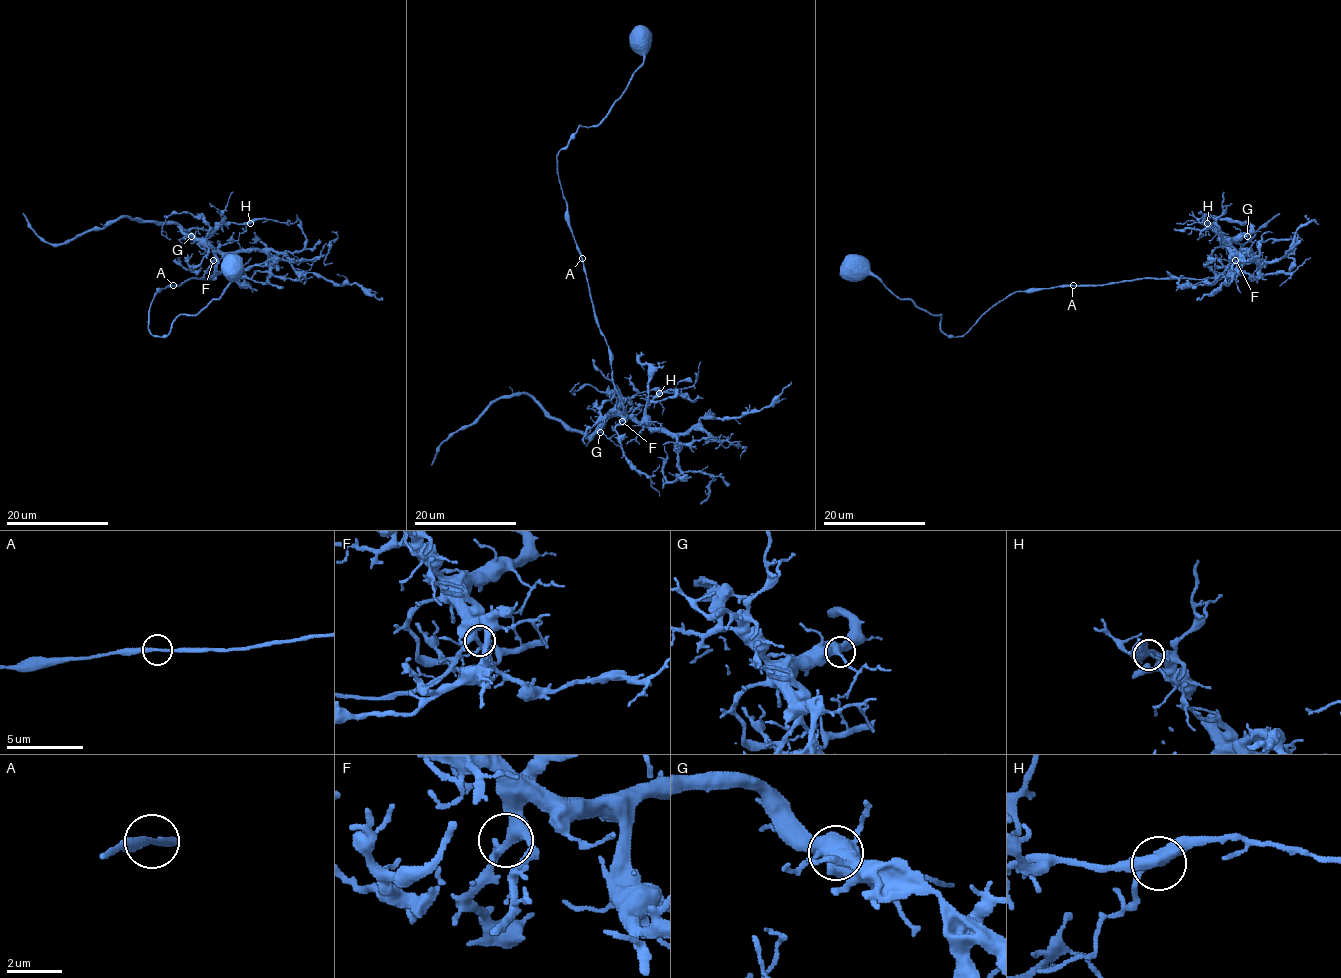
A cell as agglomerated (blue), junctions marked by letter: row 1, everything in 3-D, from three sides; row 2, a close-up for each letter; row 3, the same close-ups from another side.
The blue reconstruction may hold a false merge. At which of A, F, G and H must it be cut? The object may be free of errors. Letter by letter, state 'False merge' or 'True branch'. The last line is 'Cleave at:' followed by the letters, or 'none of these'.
A: True branch
F: True branch
G: True branch
H: True branch
Cleave at: none of these

